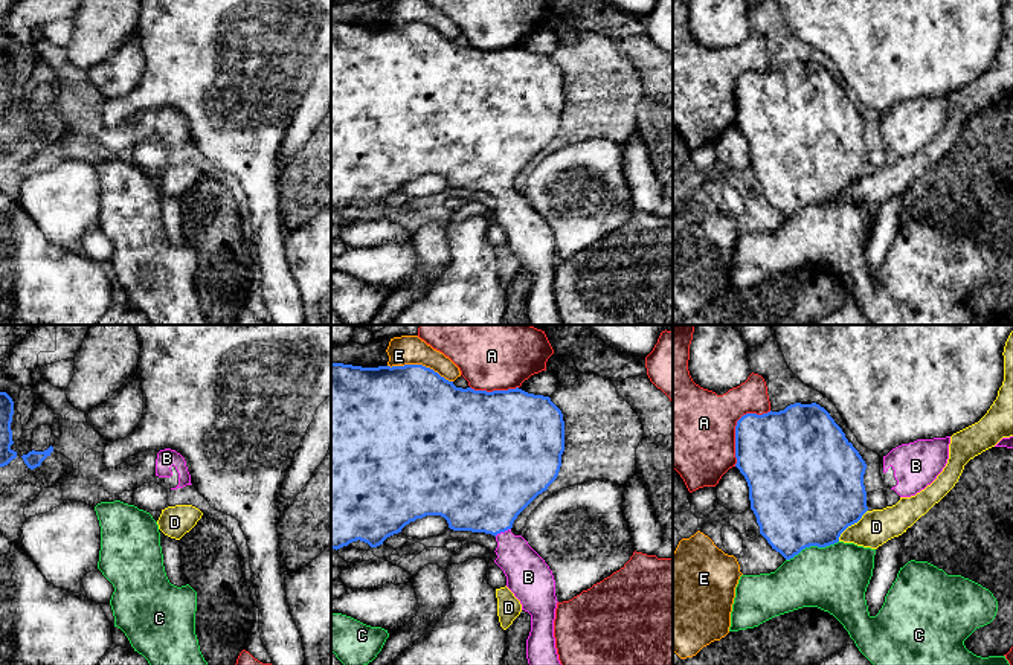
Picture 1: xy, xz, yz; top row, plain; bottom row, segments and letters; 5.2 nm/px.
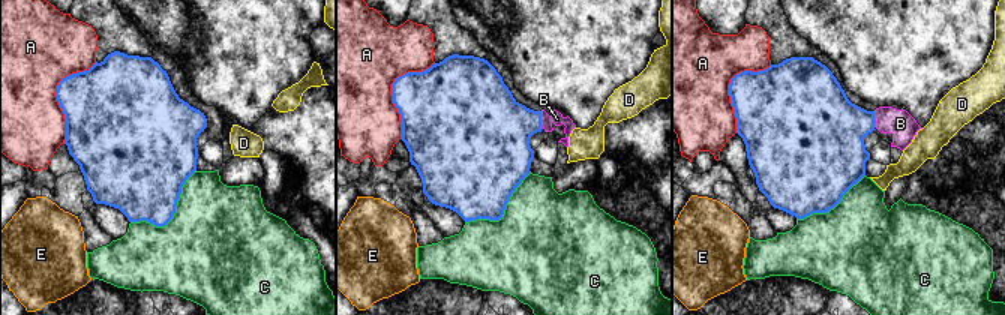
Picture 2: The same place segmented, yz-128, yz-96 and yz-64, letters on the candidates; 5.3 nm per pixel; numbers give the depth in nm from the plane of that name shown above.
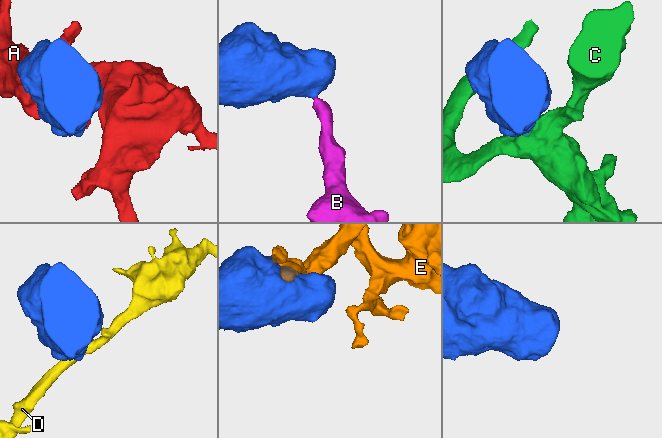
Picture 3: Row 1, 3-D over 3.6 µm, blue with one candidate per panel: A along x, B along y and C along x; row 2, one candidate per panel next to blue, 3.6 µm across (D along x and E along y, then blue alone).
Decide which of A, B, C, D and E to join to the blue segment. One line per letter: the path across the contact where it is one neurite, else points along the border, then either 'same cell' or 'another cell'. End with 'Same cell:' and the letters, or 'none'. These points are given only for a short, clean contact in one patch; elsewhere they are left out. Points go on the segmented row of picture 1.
A: another cell
B: way xz (482, 488), (490, 497), (502, 531), (525, 571); same cell
C: another cell
D: border yz (867, 510), (838, 540); another cell
E: another cell
Same cell: B

